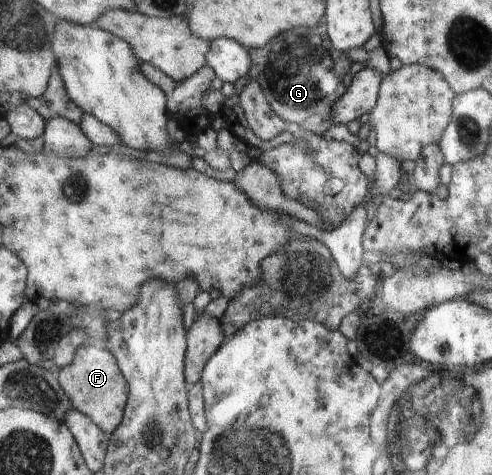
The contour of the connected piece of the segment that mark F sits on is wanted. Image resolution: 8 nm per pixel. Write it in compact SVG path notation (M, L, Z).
M89 341L77 350L77 356L68 367L57 371L62 389L70 397L74 409L93 419L107 433L113 433L121 423L123 409L128 401L129 387L117 366L115 357L106 349L97 349Z

